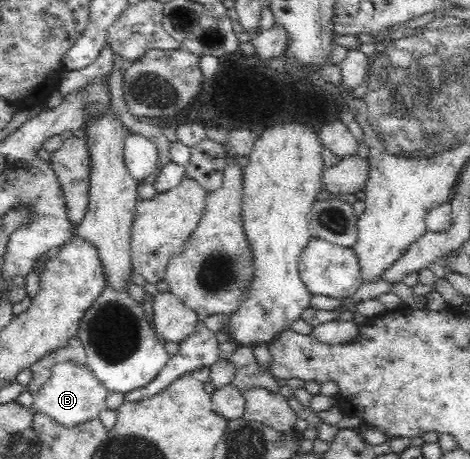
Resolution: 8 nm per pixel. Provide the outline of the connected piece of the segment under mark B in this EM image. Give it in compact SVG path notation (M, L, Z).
M59 362L53 366L50 378L33 395L32 412L48 415L52 421L65 427L98 419L101 410L106 409L107 390L103 383L91 373L87 366L71 362Z

